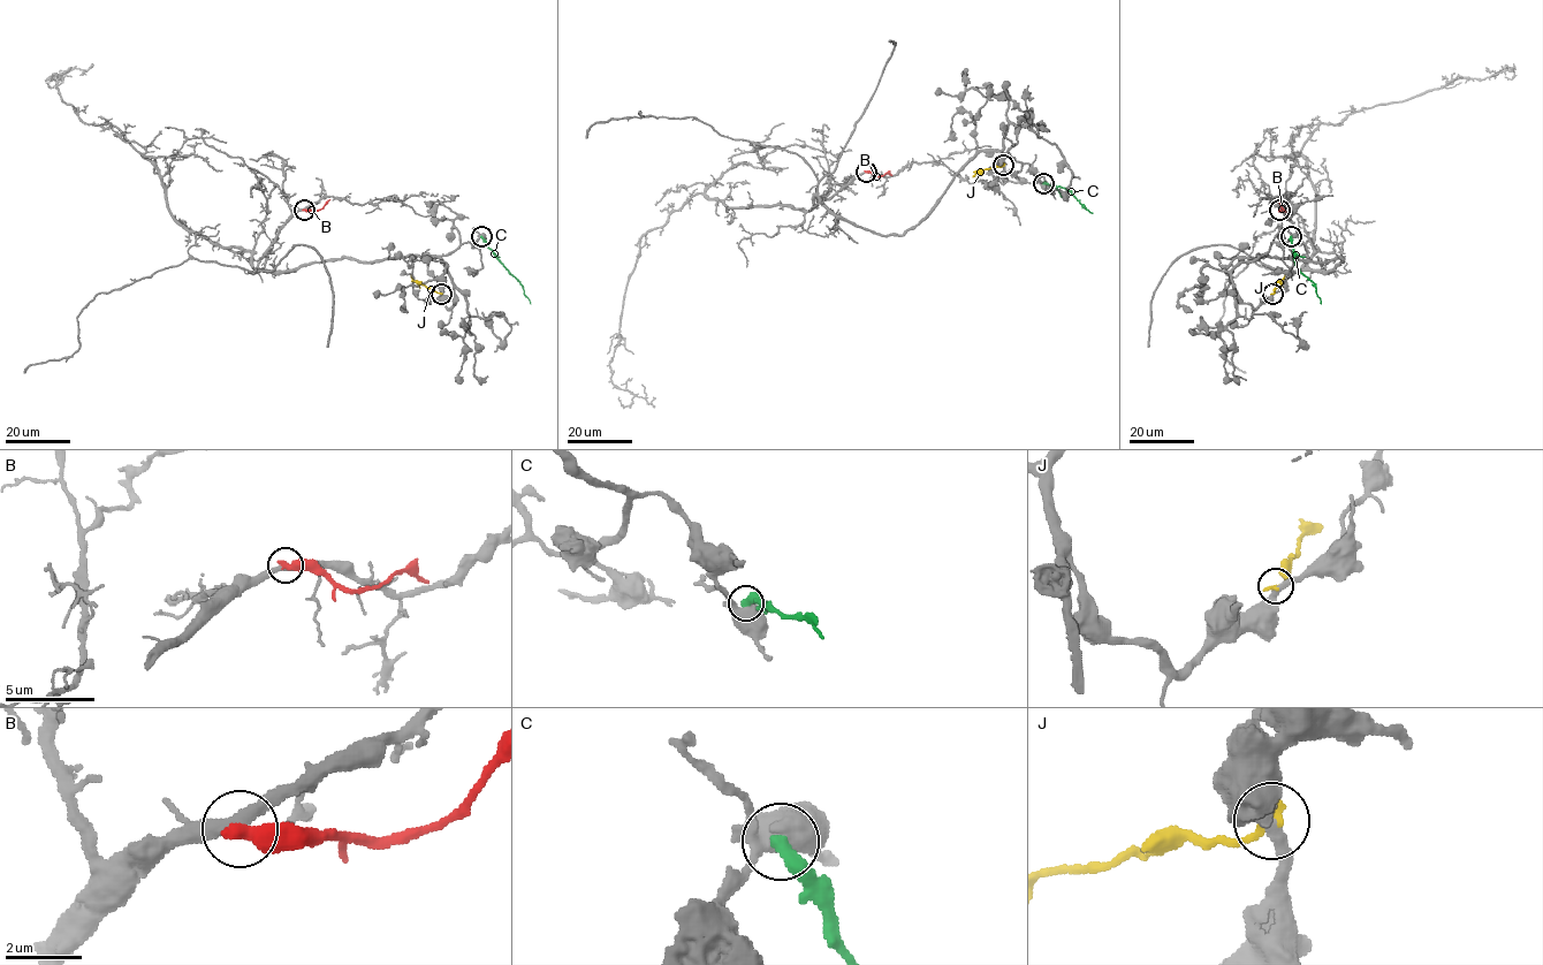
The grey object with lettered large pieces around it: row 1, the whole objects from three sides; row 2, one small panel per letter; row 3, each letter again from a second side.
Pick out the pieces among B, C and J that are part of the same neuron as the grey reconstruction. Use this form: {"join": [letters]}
{"join": []}

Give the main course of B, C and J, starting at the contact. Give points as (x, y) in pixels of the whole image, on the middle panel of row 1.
B: (866, 172), (891, 175)
C: (1043, 183), (1065, 188), (1093, 213)
J: (1003, 165), (980, 171), (972, 176)

